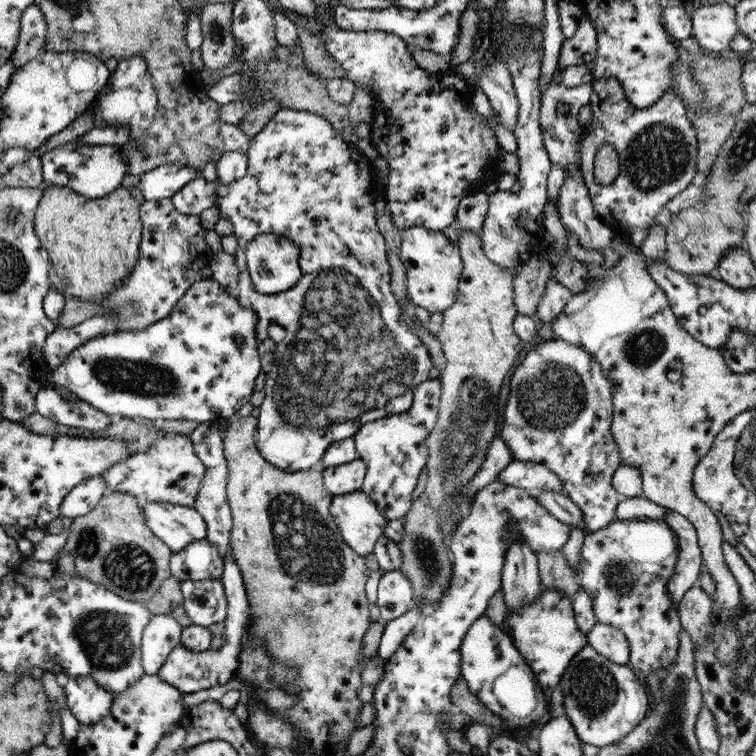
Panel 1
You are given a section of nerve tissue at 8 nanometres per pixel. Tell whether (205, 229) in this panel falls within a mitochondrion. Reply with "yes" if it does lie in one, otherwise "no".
no

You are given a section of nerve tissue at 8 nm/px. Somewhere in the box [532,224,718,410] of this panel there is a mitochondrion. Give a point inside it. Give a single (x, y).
(643, 348)

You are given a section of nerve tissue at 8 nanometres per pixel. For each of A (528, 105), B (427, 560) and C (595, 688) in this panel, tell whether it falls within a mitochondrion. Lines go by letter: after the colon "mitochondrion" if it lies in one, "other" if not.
A: other
B: mitochondrion
C: mitochondrion

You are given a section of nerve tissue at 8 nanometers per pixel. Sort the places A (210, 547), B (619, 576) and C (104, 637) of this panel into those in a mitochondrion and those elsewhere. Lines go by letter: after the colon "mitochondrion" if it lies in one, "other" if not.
A: other
B: mitochondrion
C: mitochondrion

